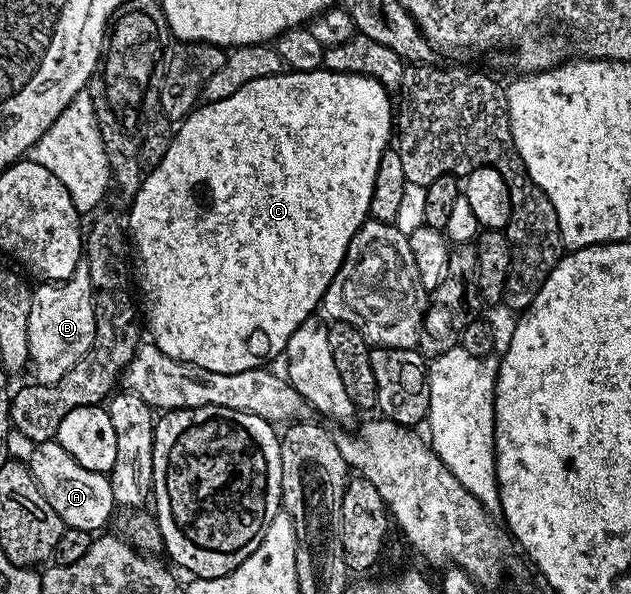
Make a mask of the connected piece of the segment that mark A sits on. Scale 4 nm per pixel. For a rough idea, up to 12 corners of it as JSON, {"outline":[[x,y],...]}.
{"outline":[[55,441],[26,459],[65,528],[96,533],[114,515],[111,478]]}

